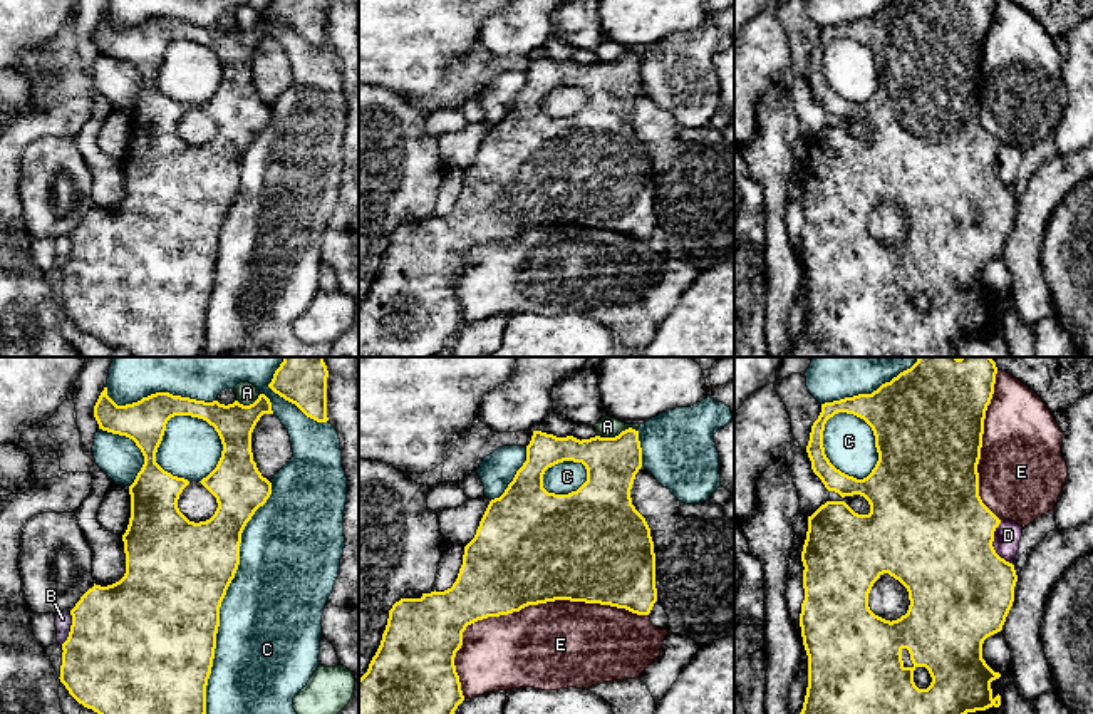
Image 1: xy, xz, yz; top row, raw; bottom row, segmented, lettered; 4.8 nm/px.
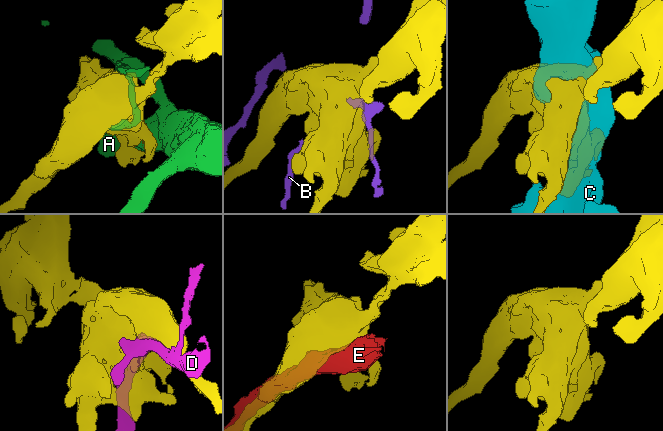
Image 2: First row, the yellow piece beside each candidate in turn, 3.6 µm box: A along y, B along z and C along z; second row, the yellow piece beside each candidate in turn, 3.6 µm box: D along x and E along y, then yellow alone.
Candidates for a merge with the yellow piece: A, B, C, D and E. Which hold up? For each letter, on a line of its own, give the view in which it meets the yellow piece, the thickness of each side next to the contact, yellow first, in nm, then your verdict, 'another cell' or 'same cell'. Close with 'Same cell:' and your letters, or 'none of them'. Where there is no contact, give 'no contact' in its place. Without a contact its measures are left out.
A: xz | 260/100 nm | another cell
B: xy | 500/80 nm | another cell
C: xy | 500/500 nm | another cell
D: yz | 500/130 nm | another cell
E: xz | 480/420 nm | another cell
Same cell: none of them

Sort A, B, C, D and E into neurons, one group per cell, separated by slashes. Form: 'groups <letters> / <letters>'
groups A / B / C / D / E

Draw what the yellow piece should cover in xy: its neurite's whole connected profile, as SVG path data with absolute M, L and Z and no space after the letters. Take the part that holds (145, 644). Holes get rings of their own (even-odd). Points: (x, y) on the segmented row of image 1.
M107 387L101 392L94 406L99 429L132 439L144 456L144 464L129 486L131 518L122 535L126 573L107 587L94 583L80 597L70 610L72 625L62 644L59 679L84 707L97 714L206 714L206 686L215 659L220 607L240 565L241 533L272 494L272 483L262 476L251 453L251 432L263 414L273 414L272 402L265 394L260 394L250 406L238 401L225 406L218 401L205 402L169 392L156 392L137 402L117 406L107 396ZM174 416L206 421L215 427L223 444L216 468L199 481L218 503L215 515L206 521L189 521L179 511L178 499L189 481L173 476L156 463L166 424Z

